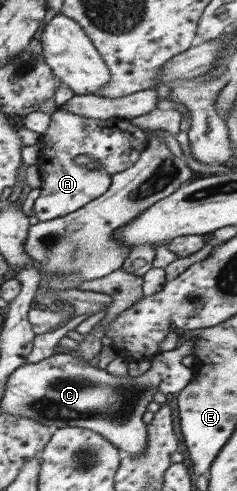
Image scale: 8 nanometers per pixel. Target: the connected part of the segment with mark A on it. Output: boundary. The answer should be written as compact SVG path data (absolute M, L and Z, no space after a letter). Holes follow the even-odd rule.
M56 109L50 115L48 127L39 137L39 158L36 168L40 175L40 193L34 200L32 212L40 221L52 220L70 214L87 202L104 194L111 183L111 174L126 170L147 146L149 131L134 126L124 118L86 118L82 114ZM77 155L85 155L102 164L100 169L89 170L76 162Z

